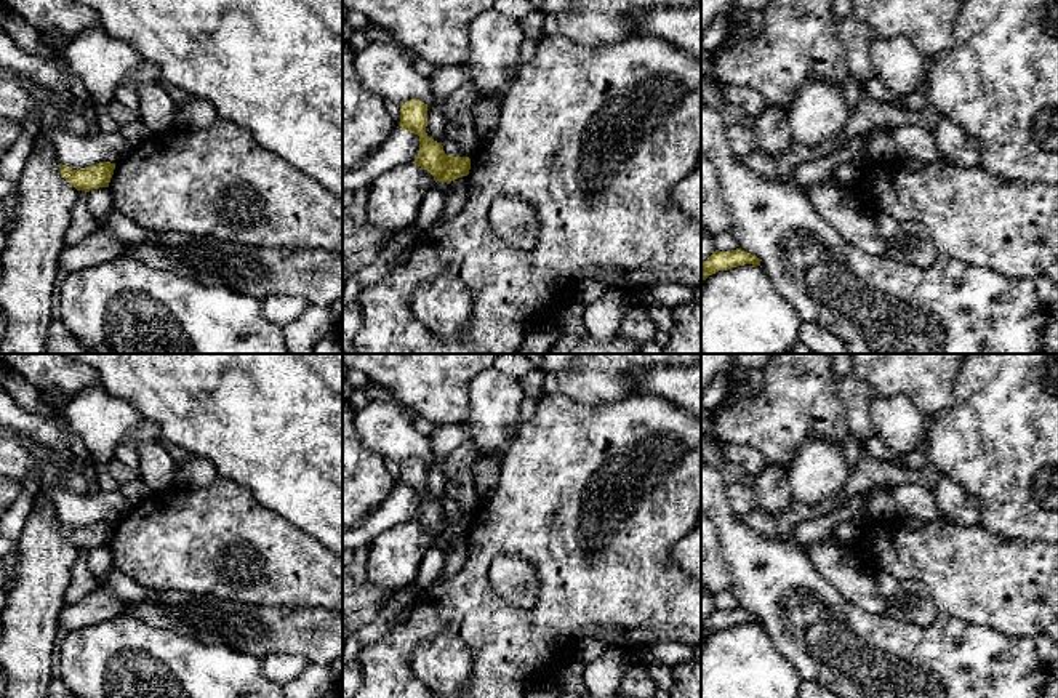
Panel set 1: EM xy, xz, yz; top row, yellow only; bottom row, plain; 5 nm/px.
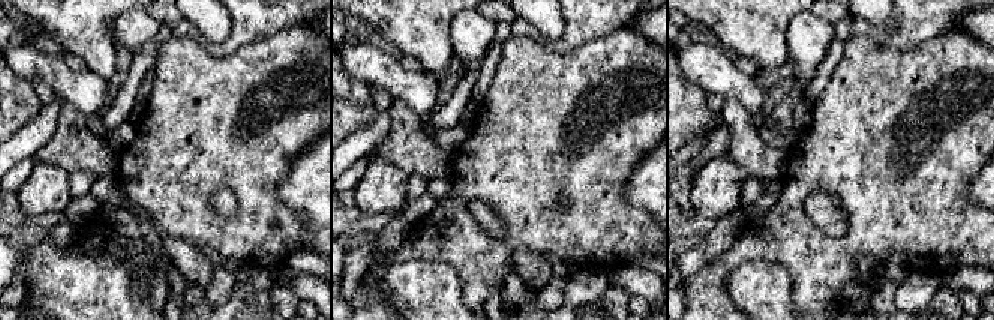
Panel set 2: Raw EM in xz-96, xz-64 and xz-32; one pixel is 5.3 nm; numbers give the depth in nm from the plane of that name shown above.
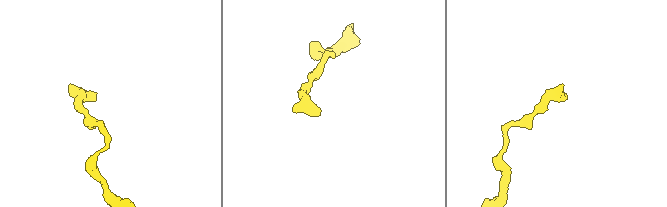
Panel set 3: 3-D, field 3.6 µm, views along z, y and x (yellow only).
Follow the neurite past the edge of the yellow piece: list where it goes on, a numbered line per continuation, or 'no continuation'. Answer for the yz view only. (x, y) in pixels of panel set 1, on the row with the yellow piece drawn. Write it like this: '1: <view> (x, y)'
no continuation

